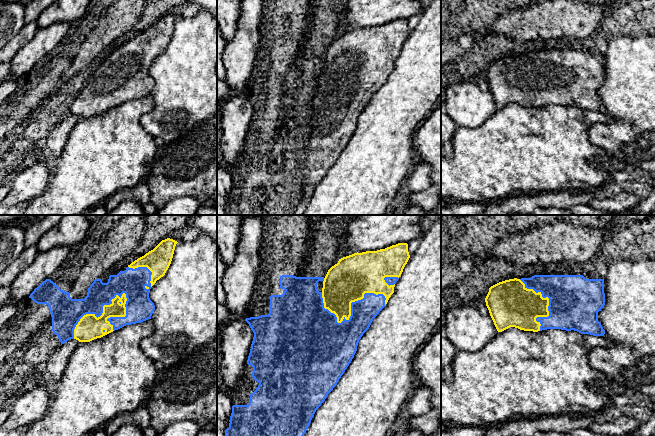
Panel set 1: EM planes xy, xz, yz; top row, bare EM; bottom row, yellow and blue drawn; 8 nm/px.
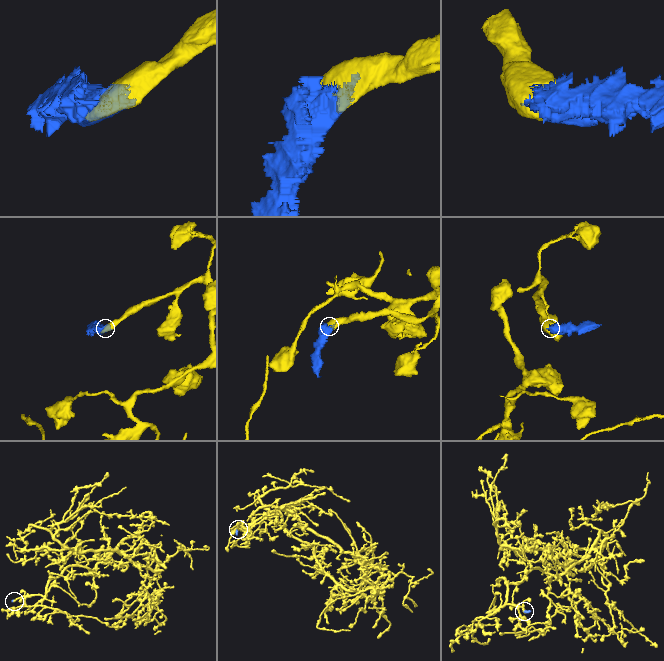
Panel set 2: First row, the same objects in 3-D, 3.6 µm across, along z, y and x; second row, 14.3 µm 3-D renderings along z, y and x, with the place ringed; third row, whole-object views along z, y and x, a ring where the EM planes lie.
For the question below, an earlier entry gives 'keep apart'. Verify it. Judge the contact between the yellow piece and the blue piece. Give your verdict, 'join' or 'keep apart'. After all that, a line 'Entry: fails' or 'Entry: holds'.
join
Entry: fails

